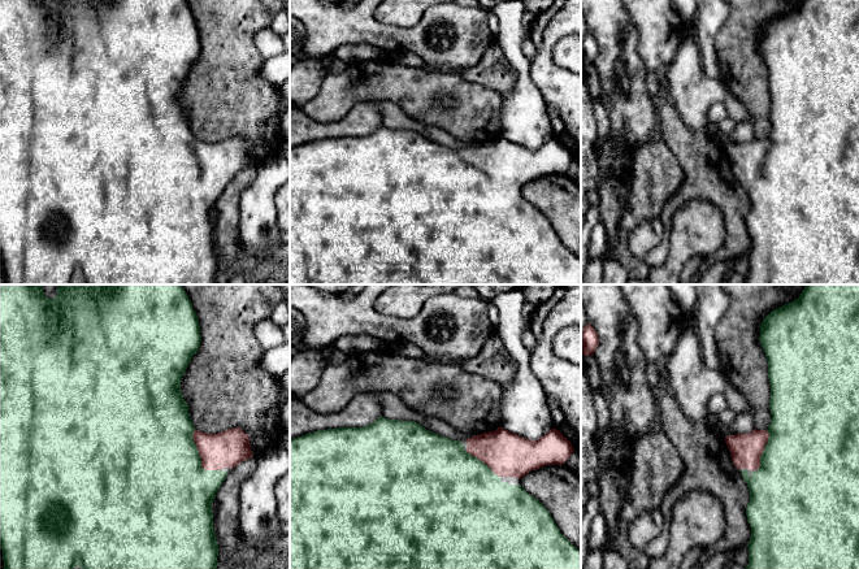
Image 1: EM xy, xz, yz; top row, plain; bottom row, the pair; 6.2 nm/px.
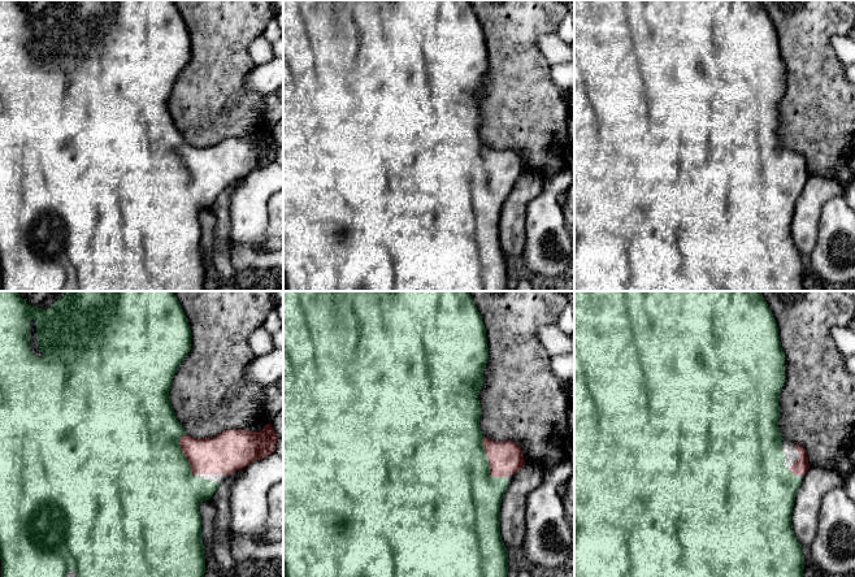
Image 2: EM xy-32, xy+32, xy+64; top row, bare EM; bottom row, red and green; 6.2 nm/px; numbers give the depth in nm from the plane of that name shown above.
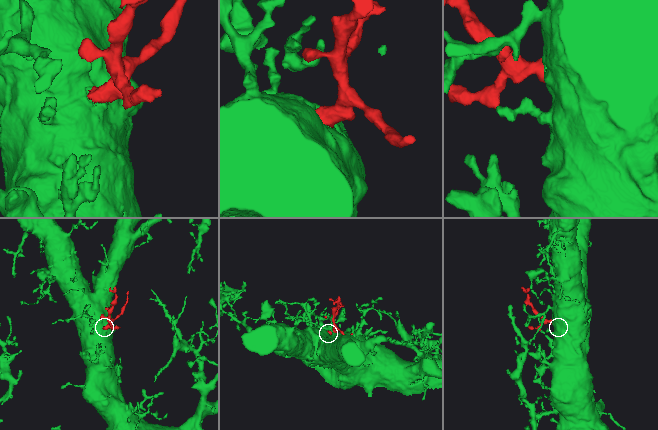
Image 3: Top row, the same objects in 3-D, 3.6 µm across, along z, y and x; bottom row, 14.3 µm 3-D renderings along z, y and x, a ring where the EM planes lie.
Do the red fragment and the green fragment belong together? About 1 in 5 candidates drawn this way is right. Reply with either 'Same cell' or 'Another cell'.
Same cell

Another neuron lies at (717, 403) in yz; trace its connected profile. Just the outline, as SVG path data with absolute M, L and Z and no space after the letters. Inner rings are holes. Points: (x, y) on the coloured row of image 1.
M721 392L715 394L708 401L708 411L710 414L712 416L711 427L724 439L725 439L726 425L719 422L716 417L726 408L728 408L726 398Z

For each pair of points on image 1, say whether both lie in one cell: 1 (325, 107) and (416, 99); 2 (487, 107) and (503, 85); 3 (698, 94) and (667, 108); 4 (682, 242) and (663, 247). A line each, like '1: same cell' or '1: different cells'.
1: same cell
2: different cells
3: different cells
4: different cells

